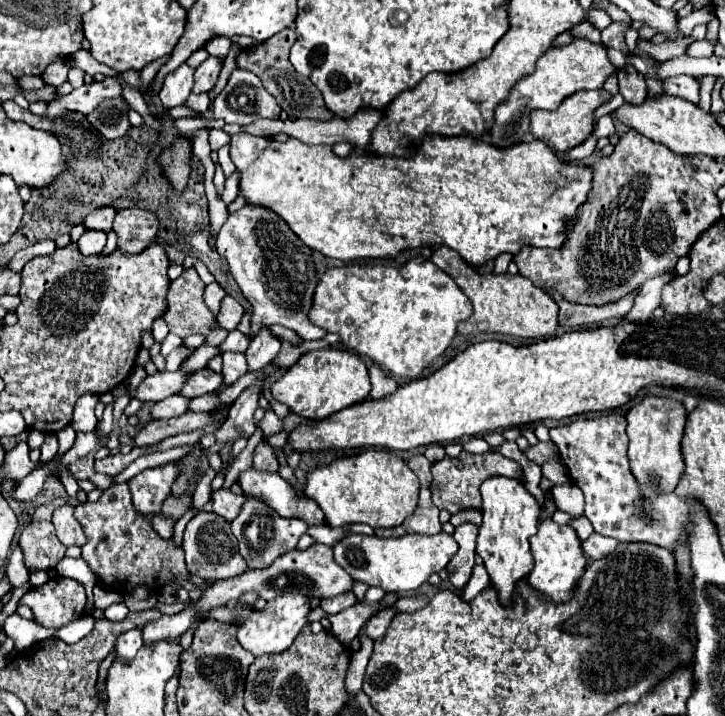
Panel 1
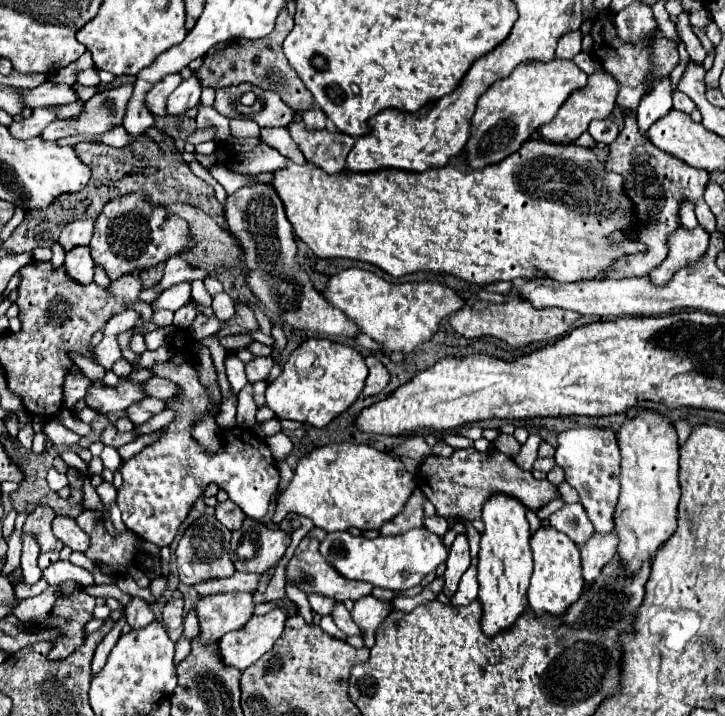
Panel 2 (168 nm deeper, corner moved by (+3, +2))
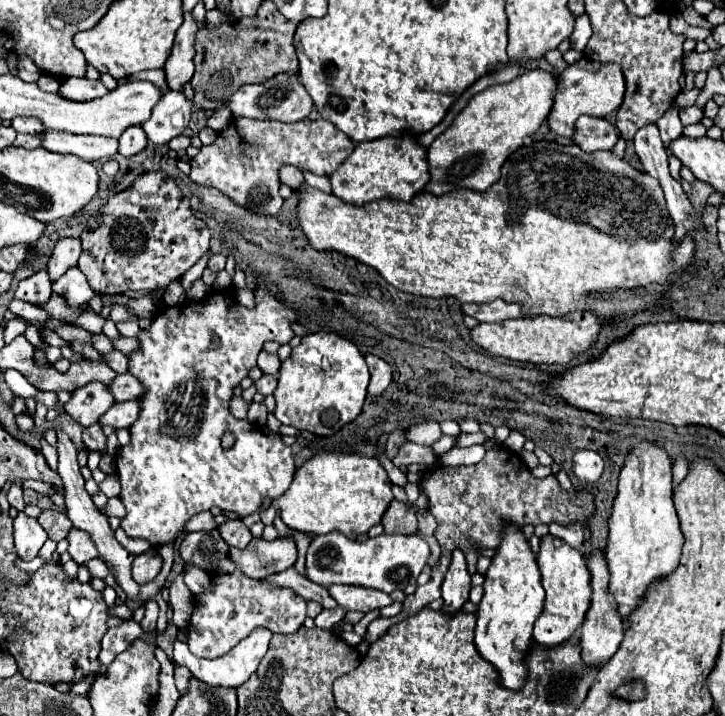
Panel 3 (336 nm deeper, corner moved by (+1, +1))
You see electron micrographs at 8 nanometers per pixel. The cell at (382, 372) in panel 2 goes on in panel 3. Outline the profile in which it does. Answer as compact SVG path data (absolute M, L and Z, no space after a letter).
M366 355L366 363L368 363L370 375L372 375L370 385L368 385L368 395L382 395L384 389L392 381L392 369L384 359L380 359L376 355Z

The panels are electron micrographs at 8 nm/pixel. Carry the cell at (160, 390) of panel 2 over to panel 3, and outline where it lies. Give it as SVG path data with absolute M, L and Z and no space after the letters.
M130 373L118 375L112 381L112 385L108 385L108 387L114 393L116 401L138 401L138 397L142 397L146 391L144 385L136 377L132 377Z

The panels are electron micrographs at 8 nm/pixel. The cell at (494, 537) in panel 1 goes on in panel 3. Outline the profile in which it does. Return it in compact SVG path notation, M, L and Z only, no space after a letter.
M504 521L500 533L502 539L484 575L484 597L476 611L476 649L498 669L502 677L500 683L504 687L520 689L526 681L524 655L532 647L532 627L542 611L544 589L540 583L536 555L532 553L522 527Z

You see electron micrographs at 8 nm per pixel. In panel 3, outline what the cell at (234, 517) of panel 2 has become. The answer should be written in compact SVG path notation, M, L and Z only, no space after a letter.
M228 519L226 523L222 523L220 527L220 535L222 539L232 545L232 547L246 547L252 539L250 529L242 523L242 519Z

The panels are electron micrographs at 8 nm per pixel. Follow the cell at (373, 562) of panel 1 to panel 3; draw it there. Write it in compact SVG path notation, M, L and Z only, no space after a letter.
M332 531L326 535L318 535L306 553L306 577L322 587L332 583L340 585L360 585L382 589L384 593L392 593L394 589L402 589L406 585L414 585L420 571L428 565L430 547L420 535L388 535L382 533L374 539L352 541L344 537L340 531Z

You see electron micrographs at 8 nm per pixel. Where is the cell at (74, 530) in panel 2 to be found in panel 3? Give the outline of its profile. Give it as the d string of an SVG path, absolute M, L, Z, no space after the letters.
M72 527L66 539L68 539L68 543L70 543L68 553L72 555L72 559L74 559L78 565L82 565L82 563L86 563L86 561L98 557L98 551L96 551L92 539L88 537L88 533L82 533L82 531L78 531L76 527Z

